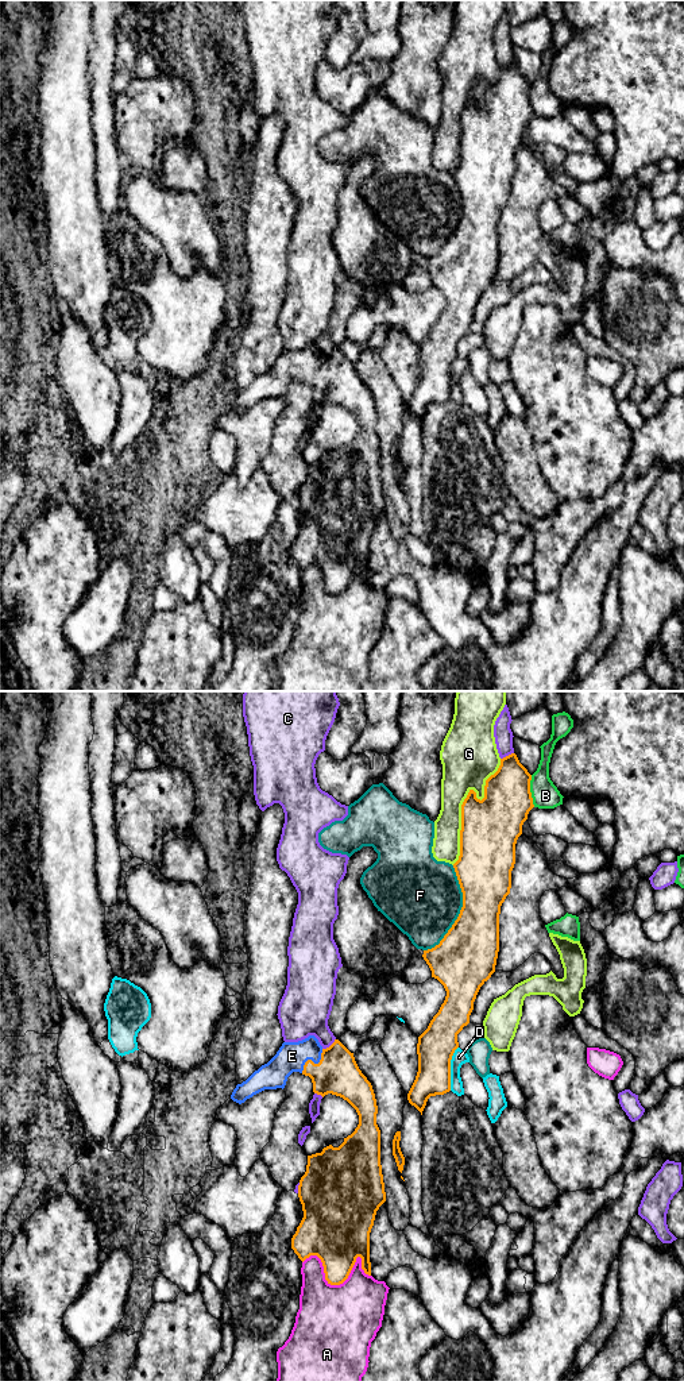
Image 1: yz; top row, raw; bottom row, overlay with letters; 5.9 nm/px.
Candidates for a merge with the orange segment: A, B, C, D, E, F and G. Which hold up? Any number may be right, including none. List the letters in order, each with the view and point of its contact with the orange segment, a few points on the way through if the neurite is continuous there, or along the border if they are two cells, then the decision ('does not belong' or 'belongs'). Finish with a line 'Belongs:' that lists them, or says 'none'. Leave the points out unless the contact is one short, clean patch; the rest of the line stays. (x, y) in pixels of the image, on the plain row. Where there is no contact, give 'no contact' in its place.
A: contact yz (339, 593); does not belong
B: contact yz (529, 100); does not belong
C: contact yz (331, 354); does not belong
D: contact yz (449, 377); does not belong
E: contact yz (313, 371); way yz (337, 382), (313, 371), (306, 365), (292, 365); belongs
F: contact yz (460, 220); does not belong
G: contact yz (464, 110); does not belong
Belongs: E

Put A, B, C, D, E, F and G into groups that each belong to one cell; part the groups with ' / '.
A / B / C / D / E / F / G

